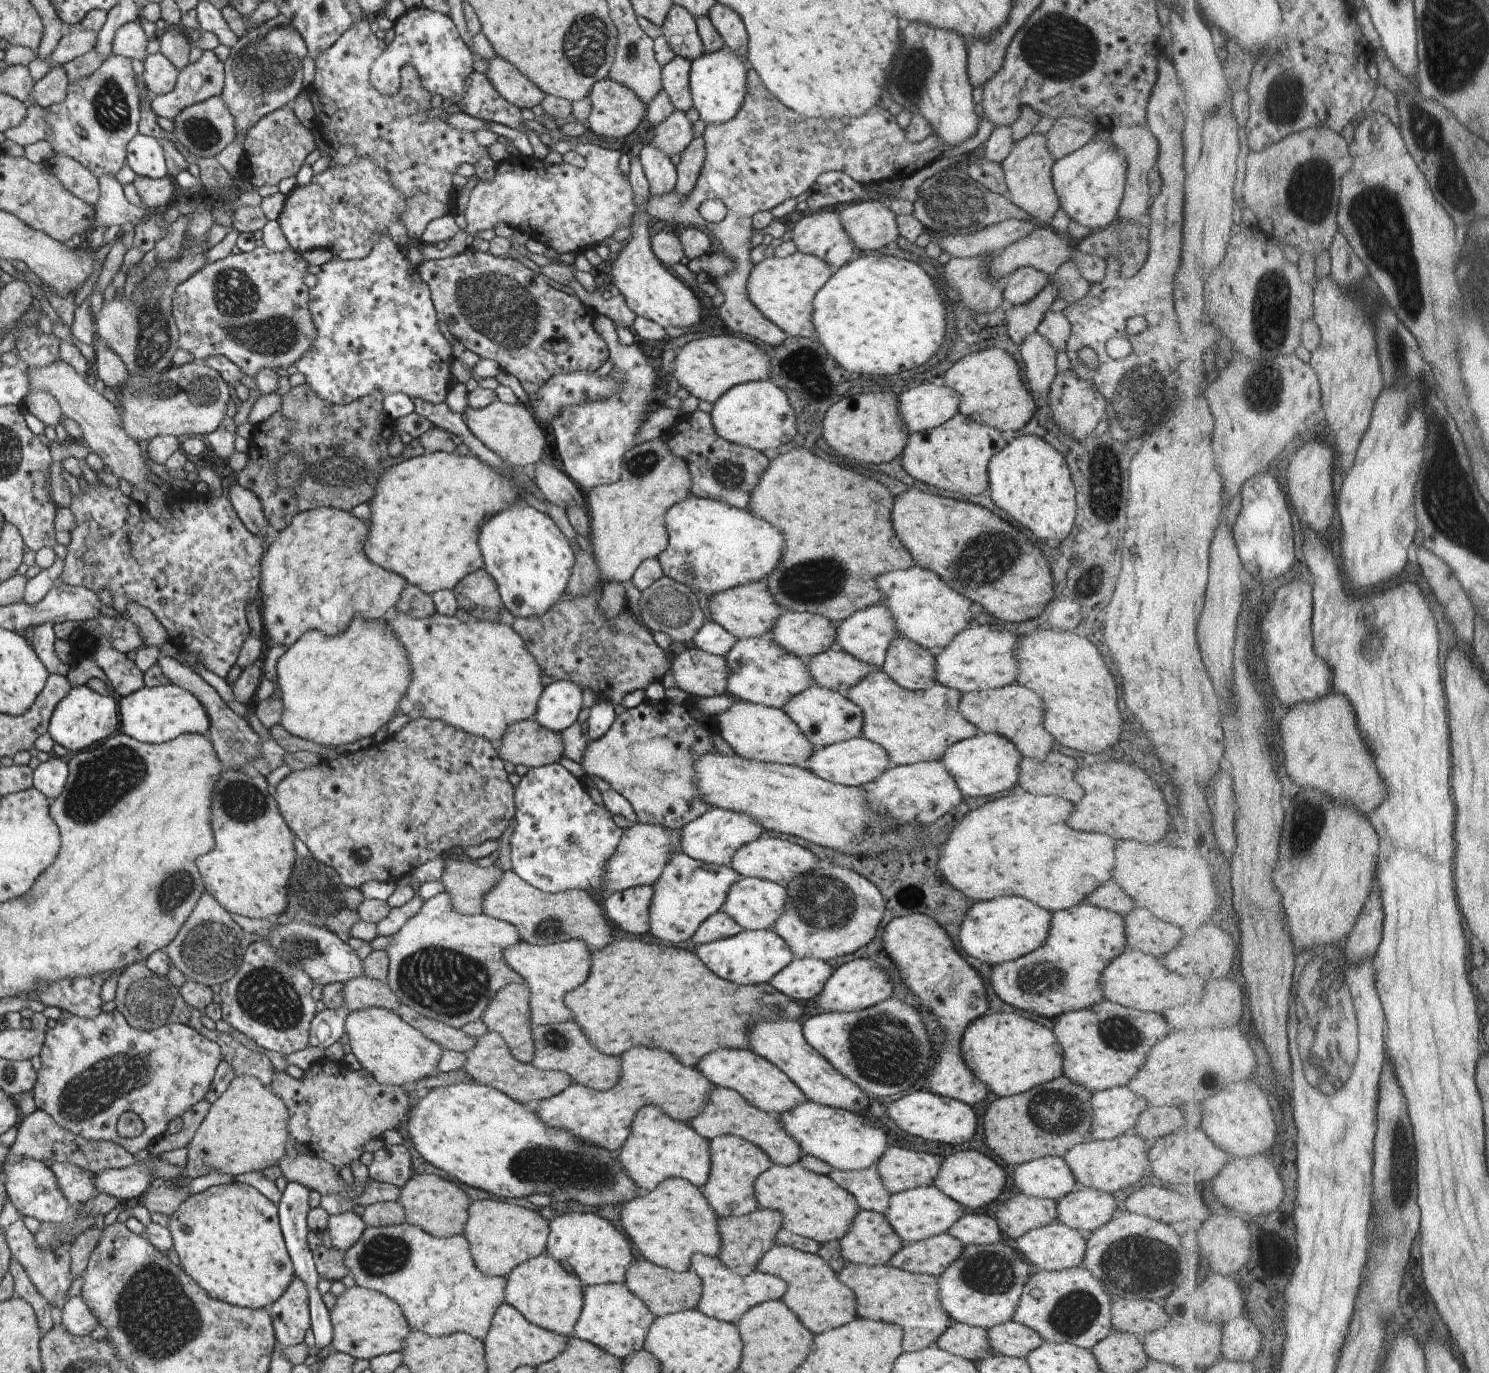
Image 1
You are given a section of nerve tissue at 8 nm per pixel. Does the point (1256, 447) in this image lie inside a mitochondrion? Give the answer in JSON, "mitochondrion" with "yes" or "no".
{"mitochondrion":"no"}

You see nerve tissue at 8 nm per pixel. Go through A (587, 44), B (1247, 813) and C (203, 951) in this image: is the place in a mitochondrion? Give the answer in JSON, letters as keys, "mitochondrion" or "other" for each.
{"A":"mitochondrion","B":"other","C":"mitochondrion"}

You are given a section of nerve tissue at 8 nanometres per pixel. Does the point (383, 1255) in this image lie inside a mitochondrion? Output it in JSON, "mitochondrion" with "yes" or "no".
{"mitochondrion":"yes"}

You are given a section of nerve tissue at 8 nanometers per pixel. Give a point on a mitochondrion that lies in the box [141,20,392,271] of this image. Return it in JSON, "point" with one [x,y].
{"point":[266,66]}

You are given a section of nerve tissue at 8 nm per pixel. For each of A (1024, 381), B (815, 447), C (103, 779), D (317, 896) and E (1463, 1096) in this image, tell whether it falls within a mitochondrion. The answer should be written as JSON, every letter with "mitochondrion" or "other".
{"A":"other","B":"other","C":"mitochondrion","D":"mitochondrion","E":"other"}

